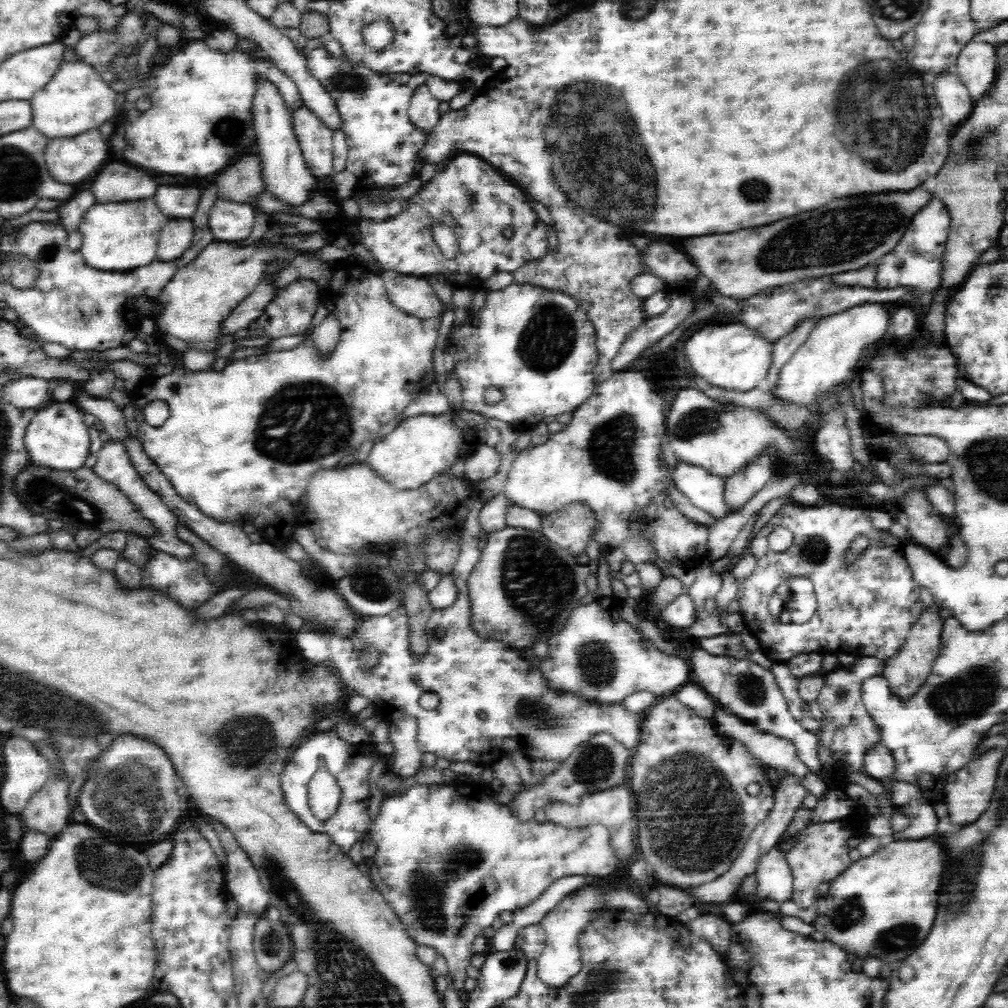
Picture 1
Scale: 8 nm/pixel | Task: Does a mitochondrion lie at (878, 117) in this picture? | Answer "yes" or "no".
yes

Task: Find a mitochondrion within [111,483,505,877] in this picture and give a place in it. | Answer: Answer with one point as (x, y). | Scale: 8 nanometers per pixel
(245, 741)

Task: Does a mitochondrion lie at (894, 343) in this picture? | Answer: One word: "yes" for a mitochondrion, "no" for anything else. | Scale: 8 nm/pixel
no

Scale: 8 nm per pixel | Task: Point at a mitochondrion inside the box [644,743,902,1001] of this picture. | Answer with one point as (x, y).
(849, 912)

